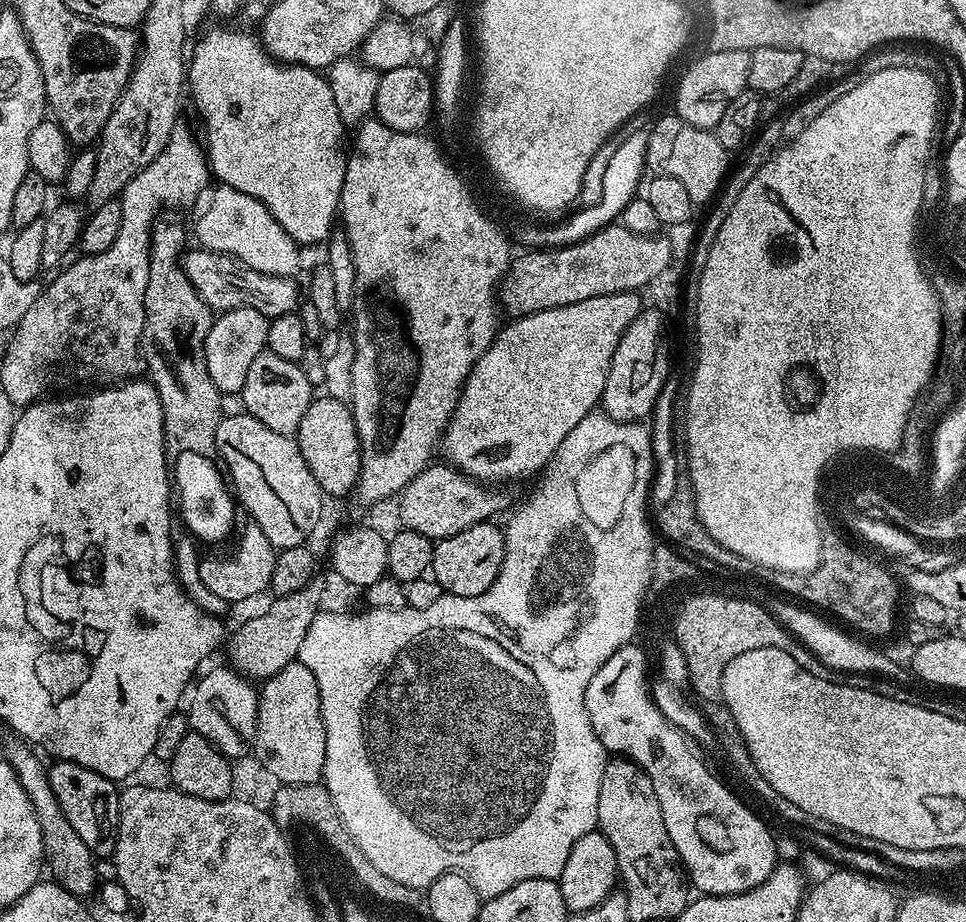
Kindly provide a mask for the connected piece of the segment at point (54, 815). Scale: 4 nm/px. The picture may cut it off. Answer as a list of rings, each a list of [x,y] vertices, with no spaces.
[[[27,747],[16,748],[6,756],[8,765],[18,774],[18,782],[22,782],[22,788],[30,798],[34,806],[34,812],[38,814],[38,822],[42,826],[42,838],[44,839],[44,854],[47,867],[52,867],[55,883],[61,884],[70,894],[81,898],[88,898],[88,895],[95,893],[98,888],[96,880],[96,864],[91,850],[74,834],[74,826],[66,822],[62,814],[62,806],[58,806],[58,798],[54,798],[54,790],[50,790],[50,778],[45,761],[38,757],[31,756]]]

